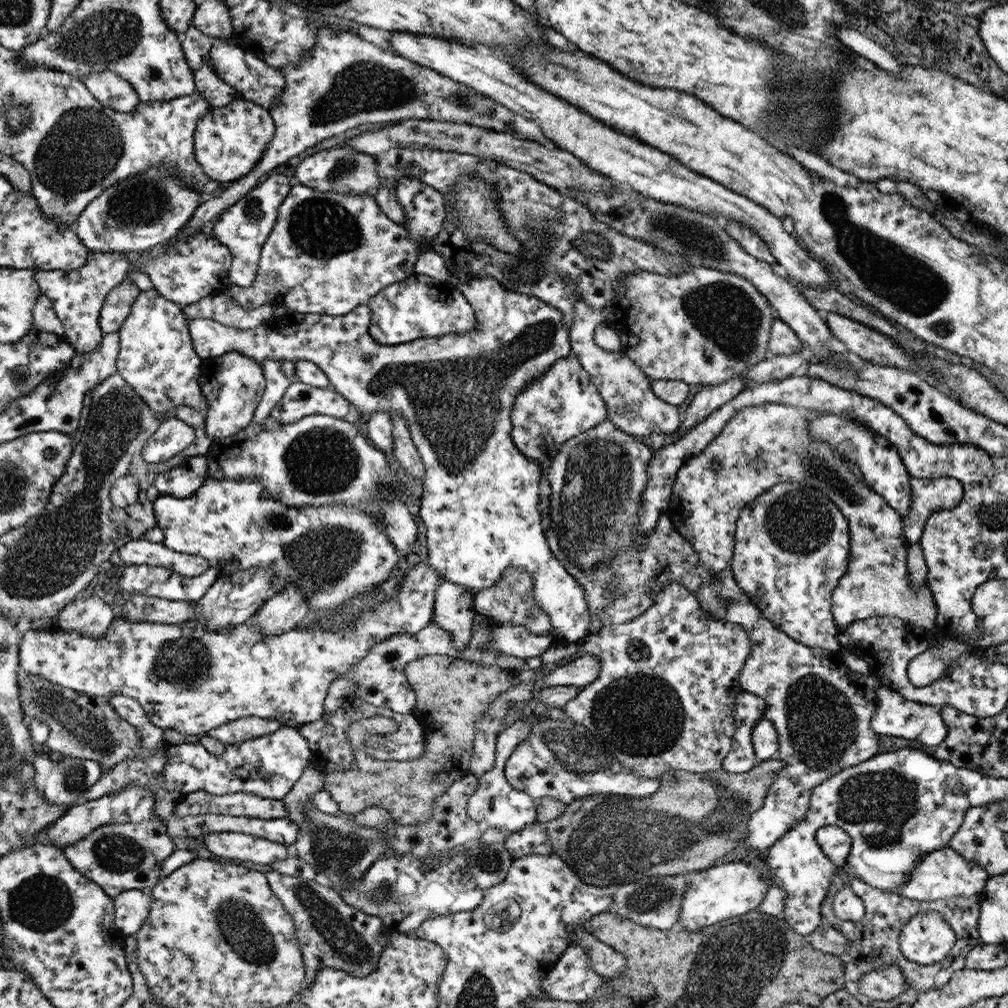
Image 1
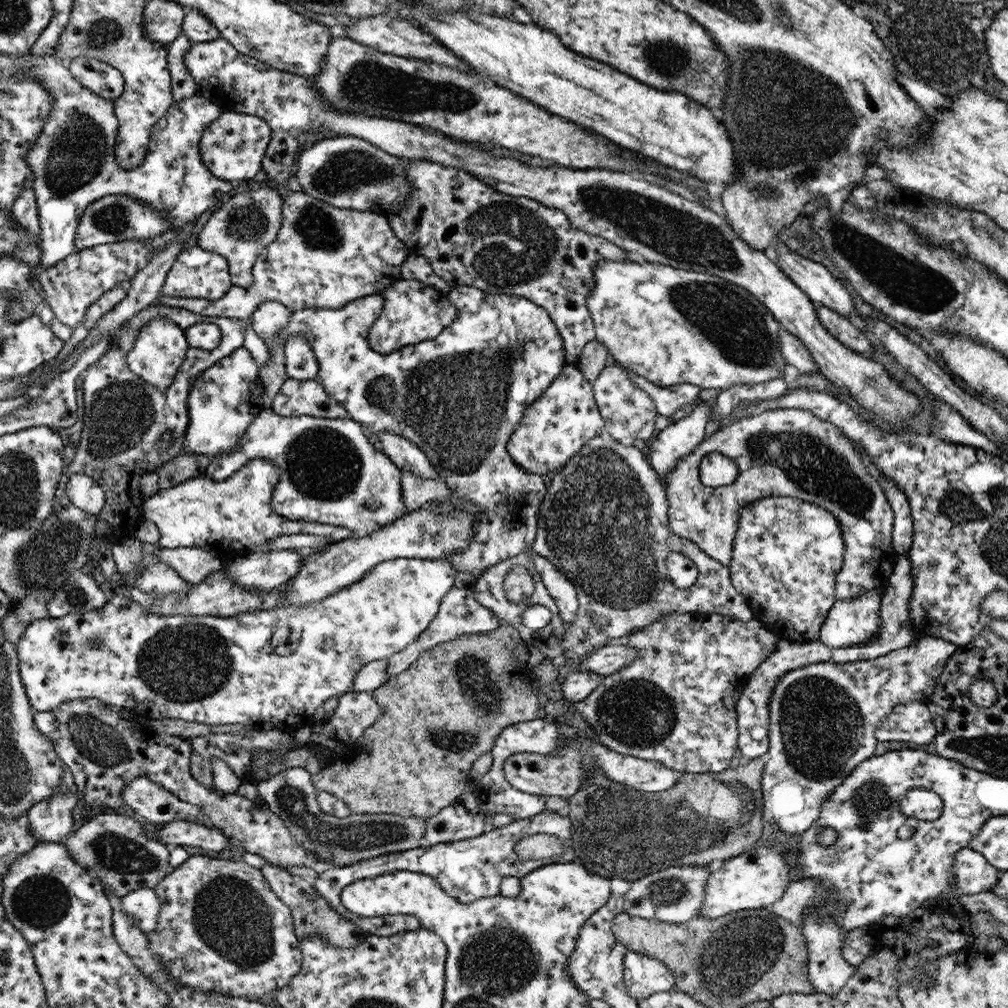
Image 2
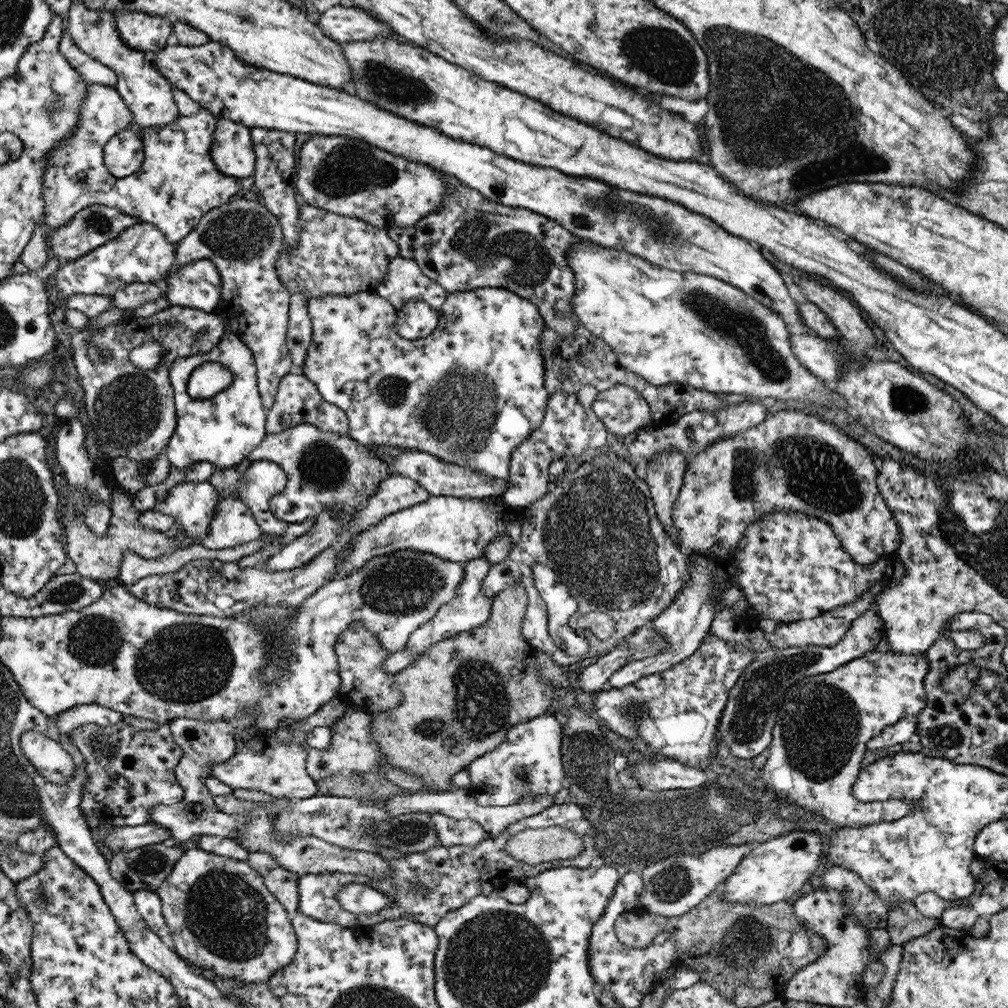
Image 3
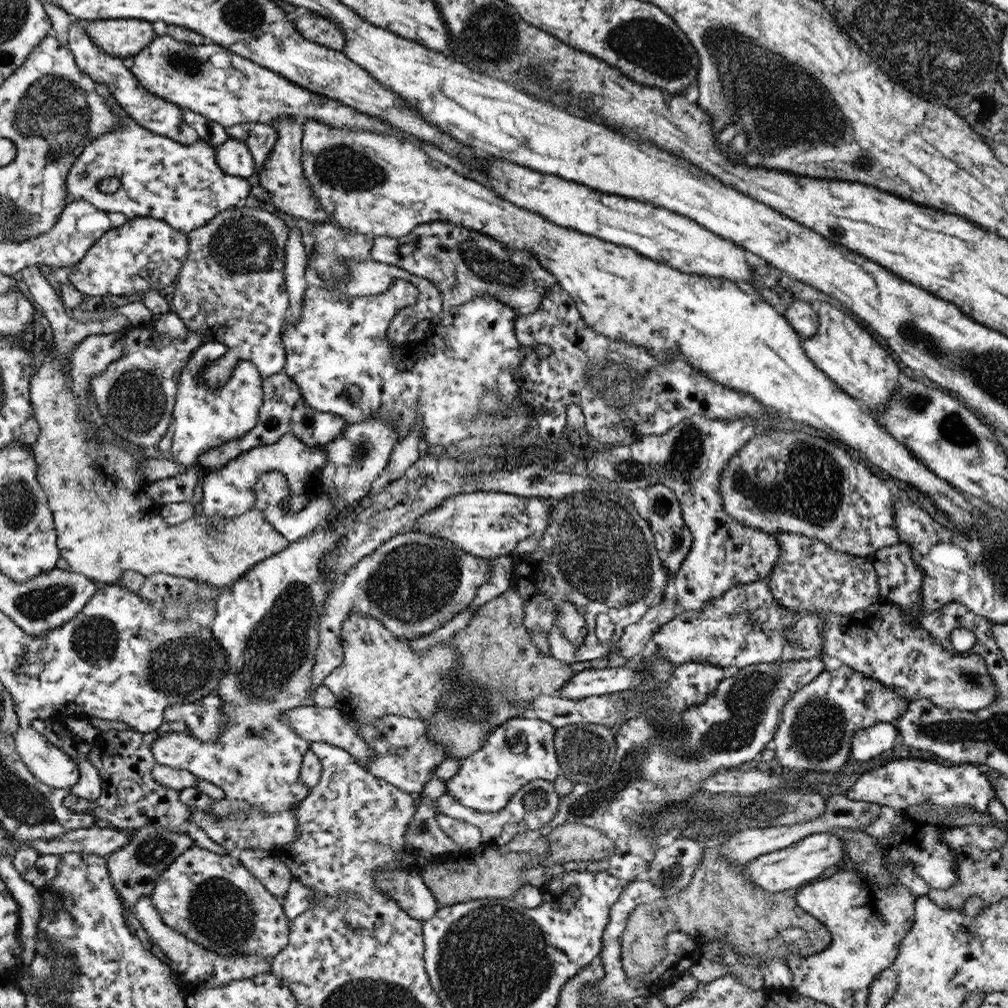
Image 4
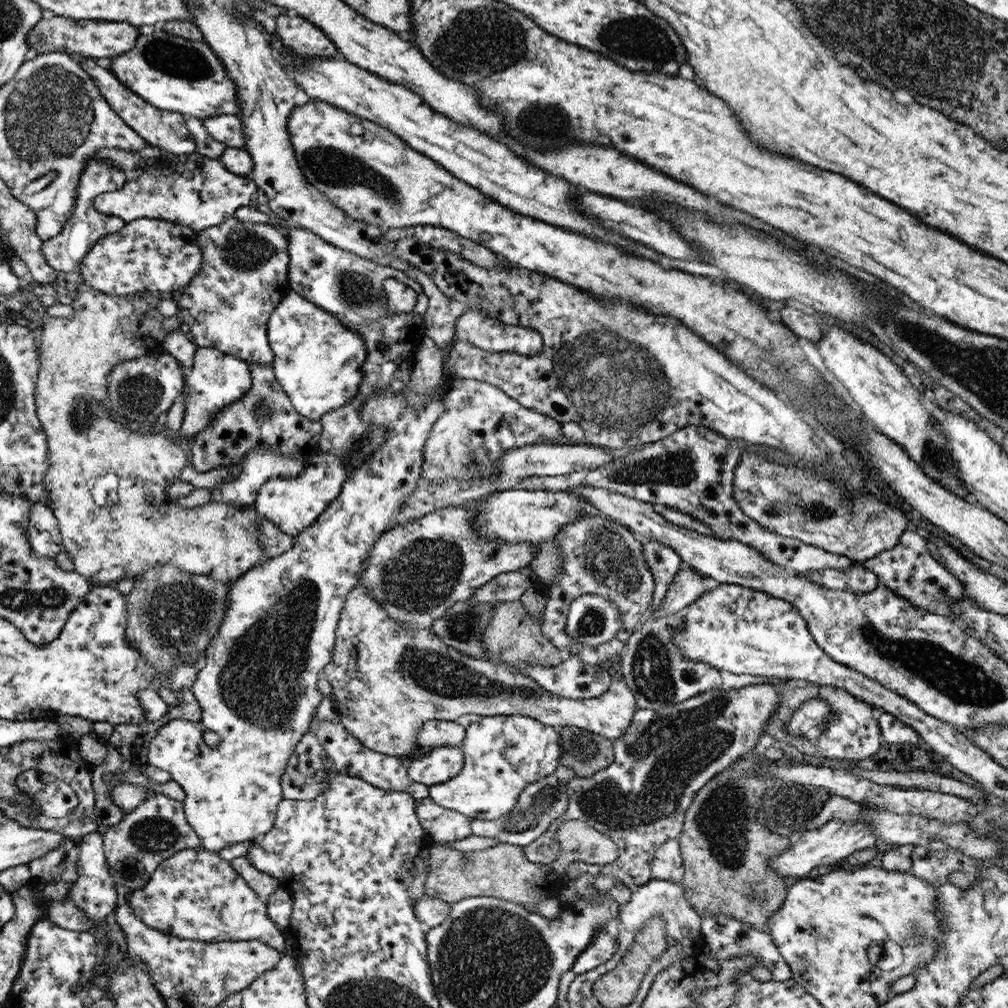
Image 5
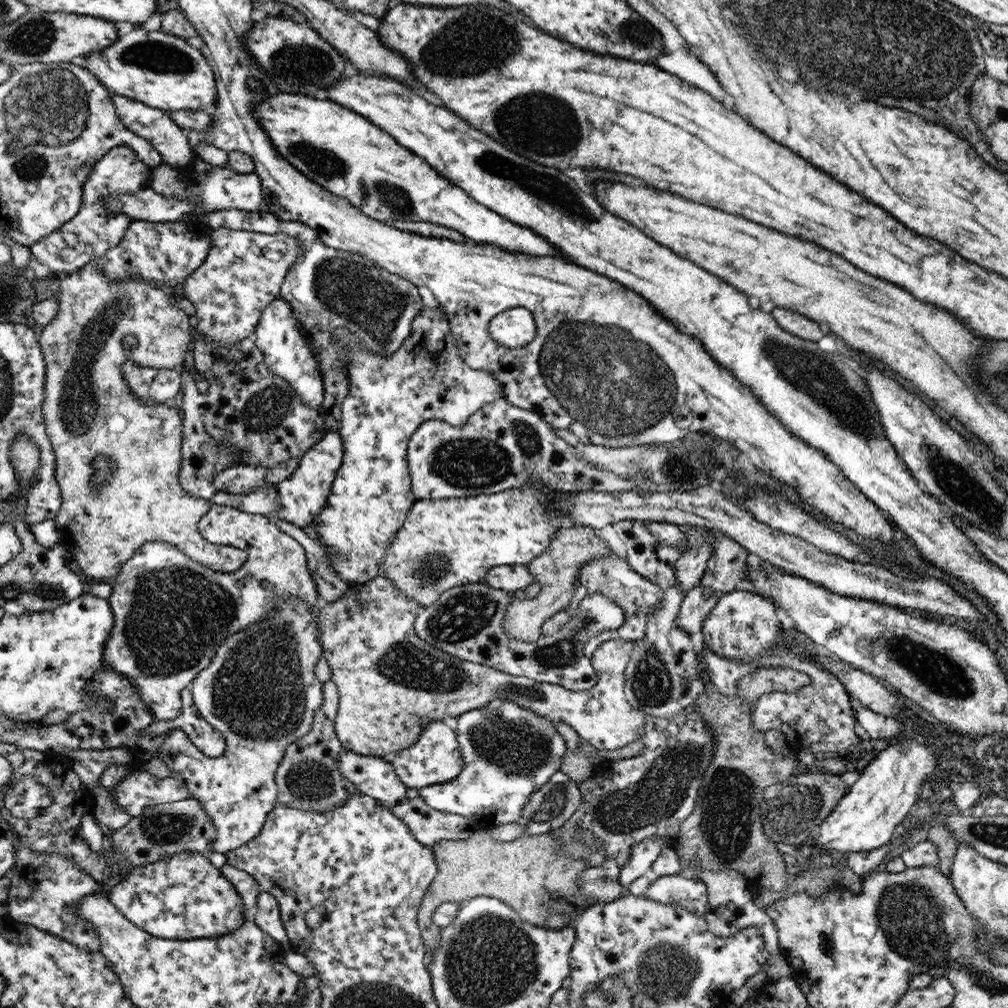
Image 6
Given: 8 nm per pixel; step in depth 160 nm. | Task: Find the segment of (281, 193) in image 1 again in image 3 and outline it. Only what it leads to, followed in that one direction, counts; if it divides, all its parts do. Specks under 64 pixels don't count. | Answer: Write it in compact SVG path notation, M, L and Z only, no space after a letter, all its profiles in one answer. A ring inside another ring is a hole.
M244 194L233 202L218 206L216 209L208 210L203 217L185 238L175 243L176 267L183 267L190 262L205 259L216 265L217 272L220 272L221 290L219 306L216 316L221 320L226 332L228 324L225 322L236 322L236 335L240 341L252 351L252 357L256 365L256 386L259 388L260 401L267 412L275 400L280 378L291 372L292 359L287 347L287 330L289 308L289 292L280 277L276 274L275 262L283 249L283 228L280 221L262 203L250 195Z

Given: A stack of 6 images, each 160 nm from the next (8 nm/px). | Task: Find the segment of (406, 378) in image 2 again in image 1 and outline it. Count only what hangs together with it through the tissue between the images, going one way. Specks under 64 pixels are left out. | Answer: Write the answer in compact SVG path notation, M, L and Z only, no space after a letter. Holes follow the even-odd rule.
M473 278L467 281L465 285L457 285L455 287L469 303L469 306L472 306L476 324L474 329L469 329L464 333L449 333L438 337L415 339L401 345L385 346L372 339L369 333L371 311L366 304L353 309L351 313L341 316L309 313L279 314L278 316L271 316L269 320L255 326L255 328L247 328L245 330L228 327L215 322L214 319L207 318L186 318L186 327L192 342L192 349L201 359L221 356L231 351L239 351L242 355L248 355L249 358L256 359L258 363L263 359L278 361L308 360L323 371L331 389L343 398L348 399L348 402L352 403L360 414L370 414L373 412L387 412L389 414L390 410L400 414L405 419L410 439L415 445L417 455L421 459L423 470L425 470L422 478L423 493L421 494L421 502L419 502L419 517L427 530L425 538L427 562L430 569L436 570L437 574L444 581L453 582L454 585L460 585L475 592L495 586L494 584L500 579L502 572L507 567L521 567L533 577L533 603L539 606L548 616L550 625L555 628L554 632L557 634L558 639L568 641L569 645L574 645L578 639L583 638L584 634L586 634L590 623L584 591L581 589L580 584L577 584L577 581L565 570L565 567L553 556L545 542L545 528L540 522L537 503L540 494L538 490L539 477L545 472L545 469L537 463L537 460L527 459L525 455L521 455L521 452L513 446L510 437L510 418L508 417L518 391L522 390L527 382L531 382L539 374L545 373L555 361L571 354L568 343L568 331L561 324L561 313L556 308L549 306L547 302L541 302L541 299L535 298L531 294L519 294L512 290L505 290L494 278Z

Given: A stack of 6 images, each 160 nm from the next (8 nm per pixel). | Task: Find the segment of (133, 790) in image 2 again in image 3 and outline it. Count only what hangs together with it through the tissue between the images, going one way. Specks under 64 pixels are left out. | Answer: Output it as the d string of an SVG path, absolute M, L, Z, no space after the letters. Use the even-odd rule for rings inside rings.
M249 708L246 716L232 719L217 719L206 721L177 717L172 718L166 724L170 730L173 742L181 748L181 758L179 758L173 776L179 787L183 789L182 800L172 804L154 806L150 809L151 822L164 826L170 830L175 846L181 846L191 836L209 835L219 838L228 838L237 842L236 832L245 826L245 817L242 814L226 814L216 809L212 801L212 795L205 788L204 780L211 778L210 766L213 763L225 762L233 756L236 742L233 740L235 731L256 725L257 714L253 708Z

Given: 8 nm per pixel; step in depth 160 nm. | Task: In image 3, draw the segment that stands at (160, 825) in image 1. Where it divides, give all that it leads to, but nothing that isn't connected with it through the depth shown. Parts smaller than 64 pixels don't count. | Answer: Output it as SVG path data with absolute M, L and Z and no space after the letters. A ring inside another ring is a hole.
M164 843L148 844L133 850L120 850L115 854L107 855L108 870L117 882L128 891L147 890L155 892L157 887L171 872L175 861L184 853L183 846L165 846Z

